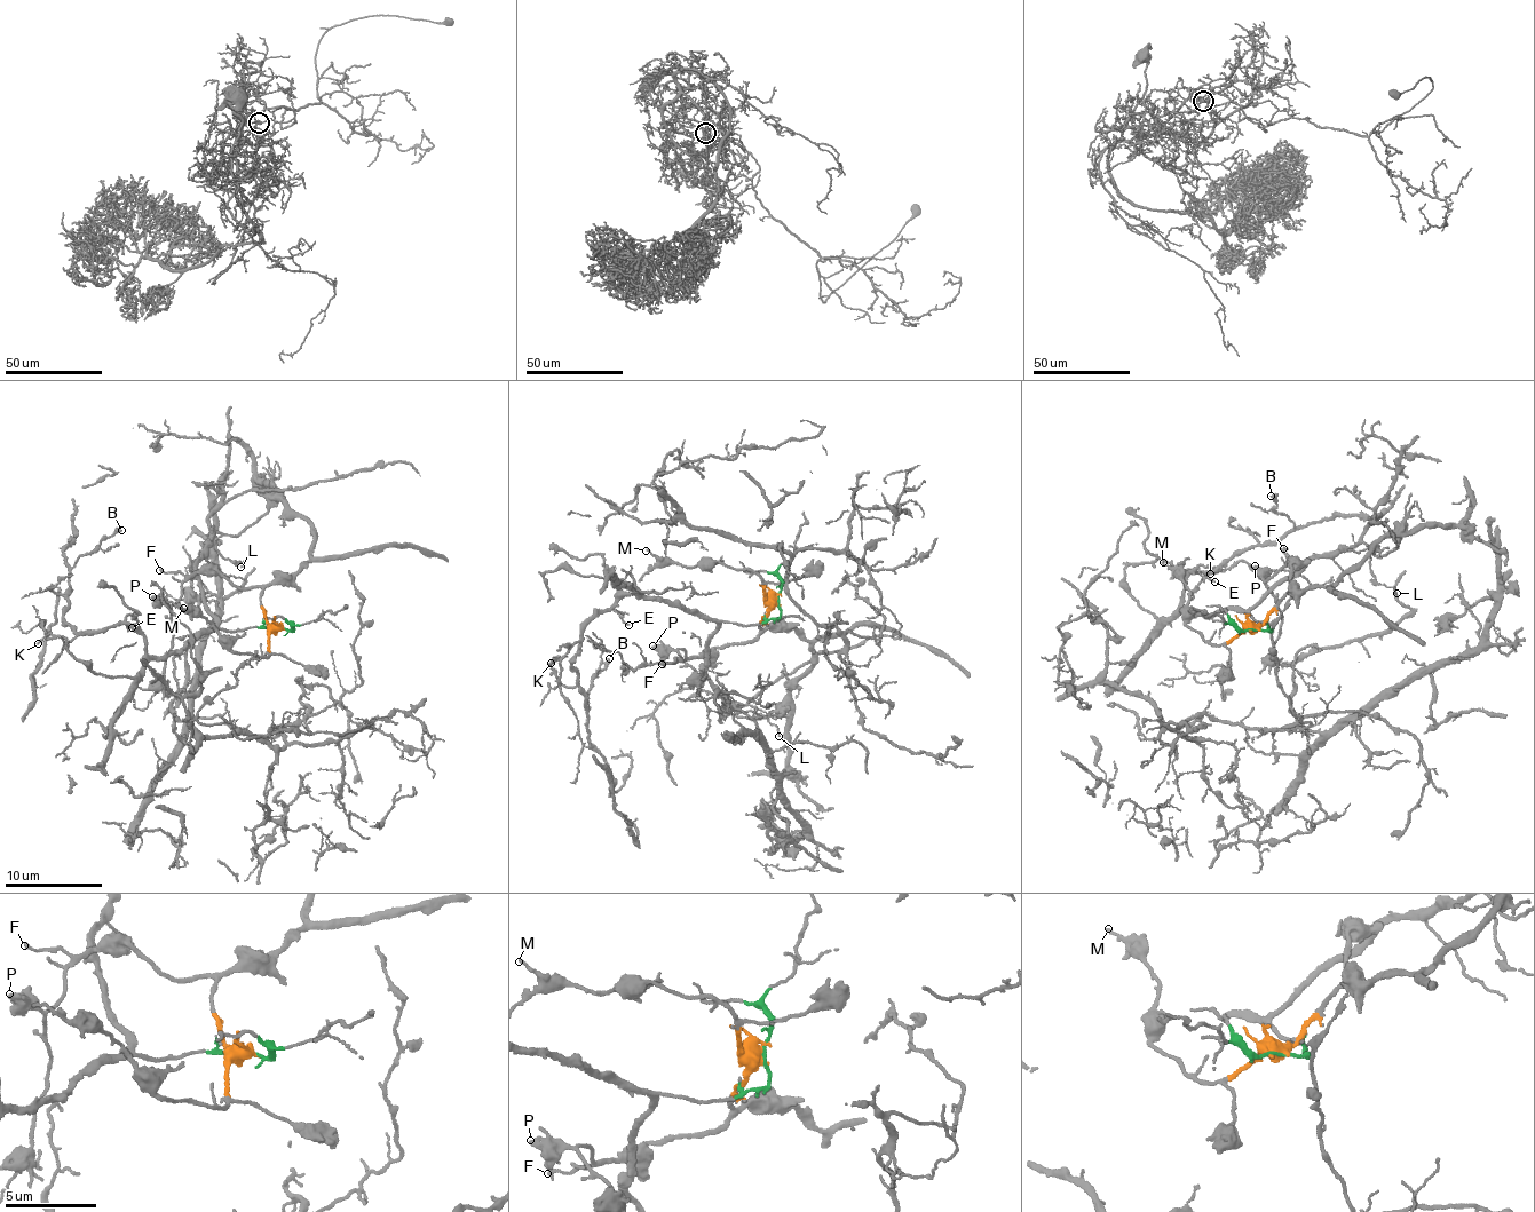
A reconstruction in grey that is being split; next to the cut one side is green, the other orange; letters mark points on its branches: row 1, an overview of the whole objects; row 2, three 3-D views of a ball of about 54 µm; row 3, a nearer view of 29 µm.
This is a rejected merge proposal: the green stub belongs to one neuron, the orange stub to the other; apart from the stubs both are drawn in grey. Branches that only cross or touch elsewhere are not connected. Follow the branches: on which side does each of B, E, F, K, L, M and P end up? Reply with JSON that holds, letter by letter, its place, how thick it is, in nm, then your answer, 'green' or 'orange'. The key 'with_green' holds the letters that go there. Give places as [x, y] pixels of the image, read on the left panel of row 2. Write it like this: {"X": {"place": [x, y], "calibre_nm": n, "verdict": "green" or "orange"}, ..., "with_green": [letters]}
{"B": {"place": [121, 530], "calibre_nm": 280, "verdict": "green"}, "E": {"place": [132, 627], "calibre_nm": 120, "verdict": "green"}, "F": {"place": [159, 570], "calibre_nm": 190, "verdict": "orange"}, "K": {"place": [38, 643], "calibre_nm": 130, "verdict": "green"}, "L": {"place": [240, 567], "calibre_nm": 100, "verdict": "green"}, "M": {"place": [183, 608], "calibre_nm": 160, "verdict": "orange"}, "P": {"place": [152, 596], "calibre_nm": 280, "verdict": "orange"}, "with_green": ["B", "E", "K", "L"]}

